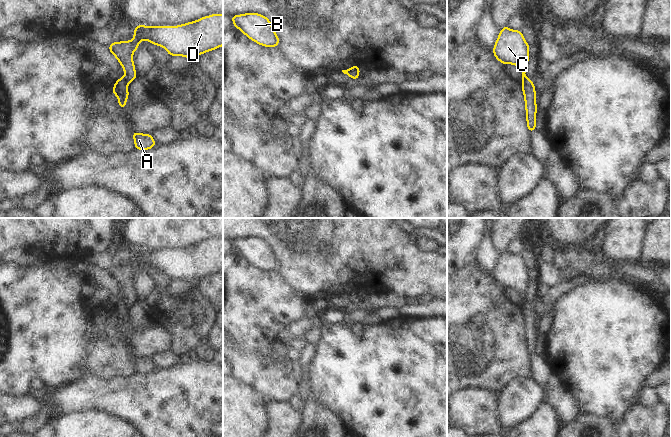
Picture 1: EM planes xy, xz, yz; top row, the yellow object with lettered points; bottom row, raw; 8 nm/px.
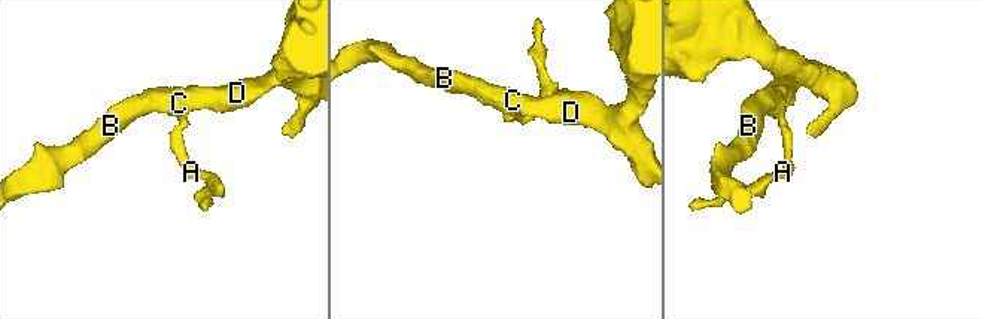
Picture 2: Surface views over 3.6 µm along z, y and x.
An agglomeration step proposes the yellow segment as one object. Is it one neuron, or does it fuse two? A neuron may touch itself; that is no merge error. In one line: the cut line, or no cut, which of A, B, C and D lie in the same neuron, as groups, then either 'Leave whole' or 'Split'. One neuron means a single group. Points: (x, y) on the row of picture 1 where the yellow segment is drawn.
Split along xy (123, 78), (127, 84). Groups: A / B C D. Split.

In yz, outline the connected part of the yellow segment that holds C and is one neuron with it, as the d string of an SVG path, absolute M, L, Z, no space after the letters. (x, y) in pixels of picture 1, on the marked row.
M505 26L501 29L492 51L496 59L504 65L516 65L522 72L523 81L528 79L525 73L530 58L529 47L520 30L511 30Z

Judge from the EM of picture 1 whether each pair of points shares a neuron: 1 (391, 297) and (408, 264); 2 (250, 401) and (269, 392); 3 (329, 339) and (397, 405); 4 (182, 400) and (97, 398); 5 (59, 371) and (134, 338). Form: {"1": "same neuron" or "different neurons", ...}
{"1": "different neurons", "2": "different neurons", "3": "same neuron", "4": "same neuron", "5": "different neurons"}

